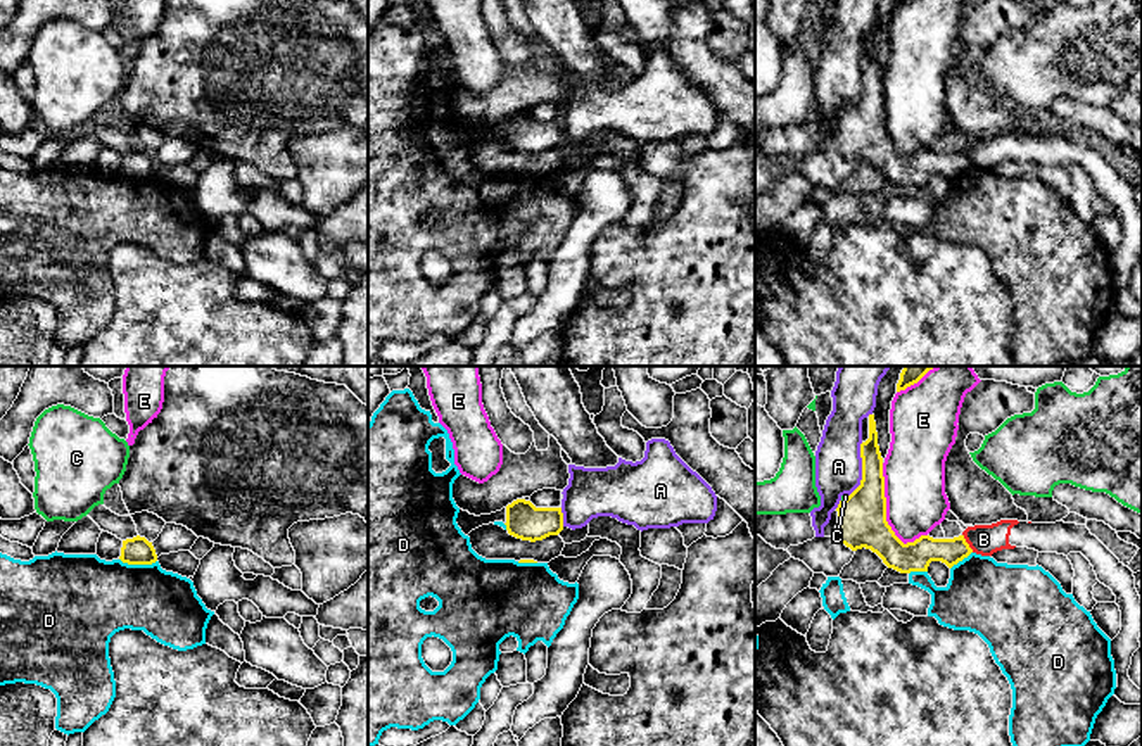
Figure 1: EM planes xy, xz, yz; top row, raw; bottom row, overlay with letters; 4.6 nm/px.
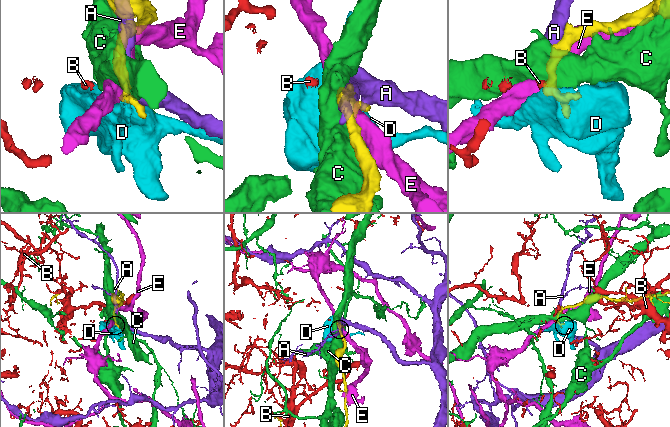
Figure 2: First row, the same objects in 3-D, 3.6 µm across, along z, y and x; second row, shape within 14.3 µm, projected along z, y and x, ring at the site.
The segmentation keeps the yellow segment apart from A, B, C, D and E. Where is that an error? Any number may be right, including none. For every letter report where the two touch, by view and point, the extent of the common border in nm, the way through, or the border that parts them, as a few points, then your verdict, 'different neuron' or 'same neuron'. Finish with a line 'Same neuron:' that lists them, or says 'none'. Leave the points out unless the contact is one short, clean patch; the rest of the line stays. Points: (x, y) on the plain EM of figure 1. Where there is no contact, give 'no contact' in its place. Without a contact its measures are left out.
A: yz (862, 83) | 260 nm | different neuron
B: yz (966, 156) | 100 nm | along yz (963, 147), (973, 164) | different neuron
C: yz (847, 111) | 50 nm | different neuron
D: xy (139, 177) | 180 nm | different neuron
E: yz (885, 128) | 400 nm | different neuron
Same neuron: none

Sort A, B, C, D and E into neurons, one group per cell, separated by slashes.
A / B / C / D / E

